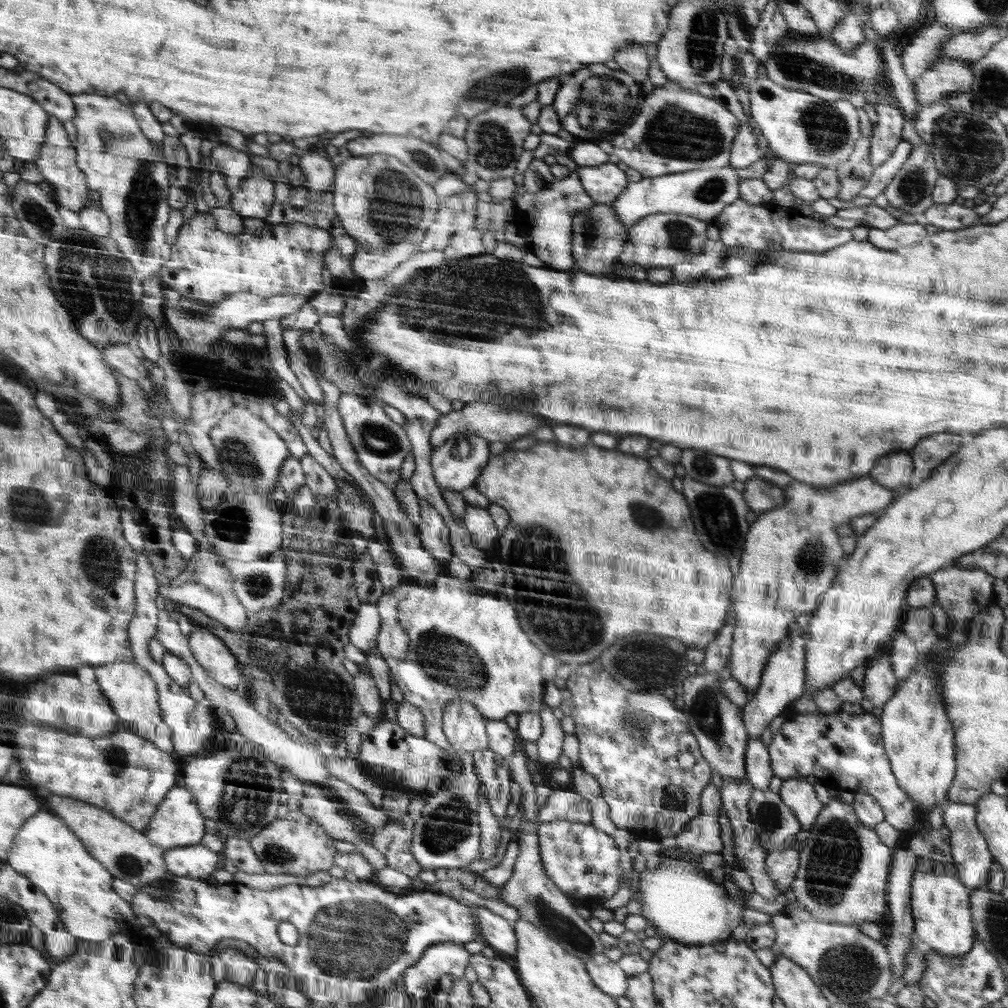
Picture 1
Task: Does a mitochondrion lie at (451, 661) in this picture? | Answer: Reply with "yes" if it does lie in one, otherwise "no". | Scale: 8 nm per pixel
yes

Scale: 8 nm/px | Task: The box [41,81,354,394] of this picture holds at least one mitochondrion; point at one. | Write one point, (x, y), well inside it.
(84, 265)

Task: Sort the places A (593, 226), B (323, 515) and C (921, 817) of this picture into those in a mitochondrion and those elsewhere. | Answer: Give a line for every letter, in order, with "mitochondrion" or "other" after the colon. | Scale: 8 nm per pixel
A: mitochondrion
B: other
C: other

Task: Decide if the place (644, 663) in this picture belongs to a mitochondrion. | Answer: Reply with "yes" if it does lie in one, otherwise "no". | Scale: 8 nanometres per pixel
yes

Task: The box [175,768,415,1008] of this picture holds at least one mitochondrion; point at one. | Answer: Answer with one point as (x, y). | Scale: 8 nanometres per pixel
(356, 938)

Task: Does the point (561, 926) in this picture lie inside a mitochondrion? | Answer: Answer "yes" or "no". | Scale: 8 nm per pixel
yes

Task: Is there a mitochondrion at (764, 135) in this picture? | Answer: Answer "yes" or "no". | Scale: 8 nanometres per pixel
no

